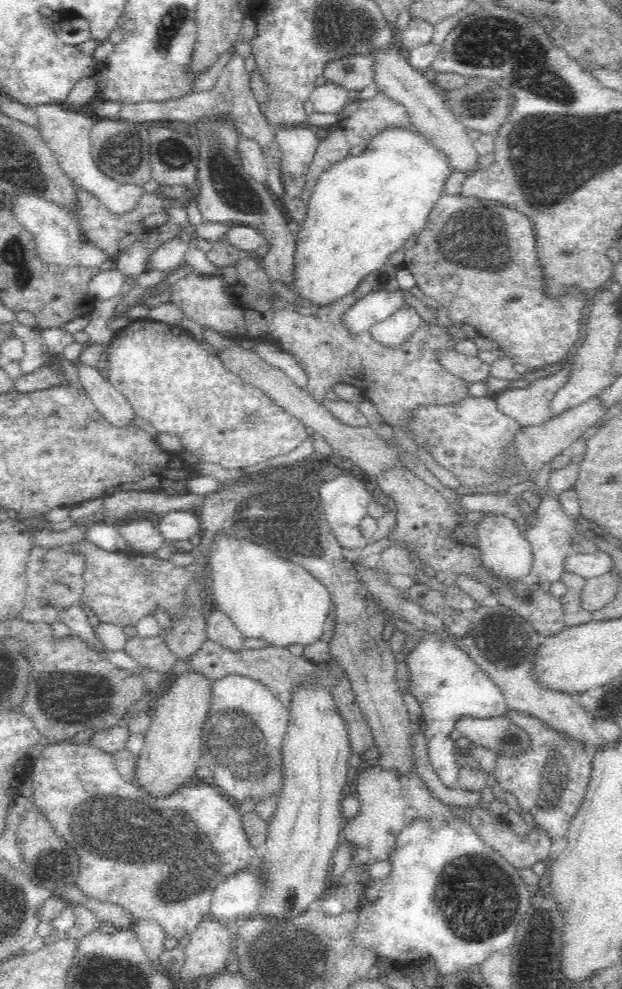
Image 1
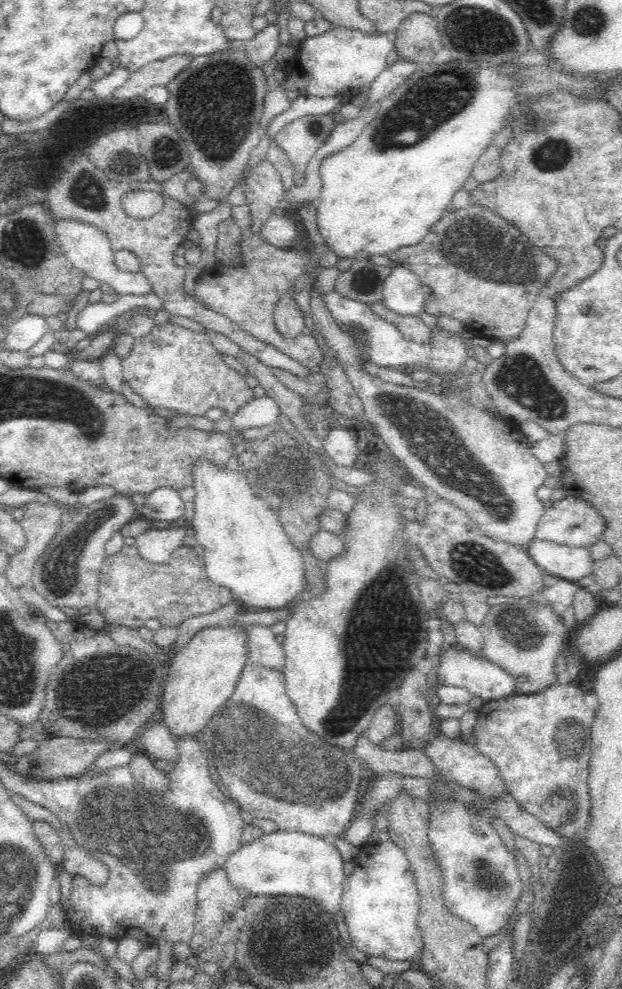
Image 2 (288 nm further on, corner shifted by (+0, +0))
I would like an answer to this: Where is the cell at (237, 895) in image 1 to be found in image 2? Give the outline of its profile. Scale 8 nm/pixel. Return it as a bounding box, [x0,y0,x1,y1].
[226,832,344,916]

